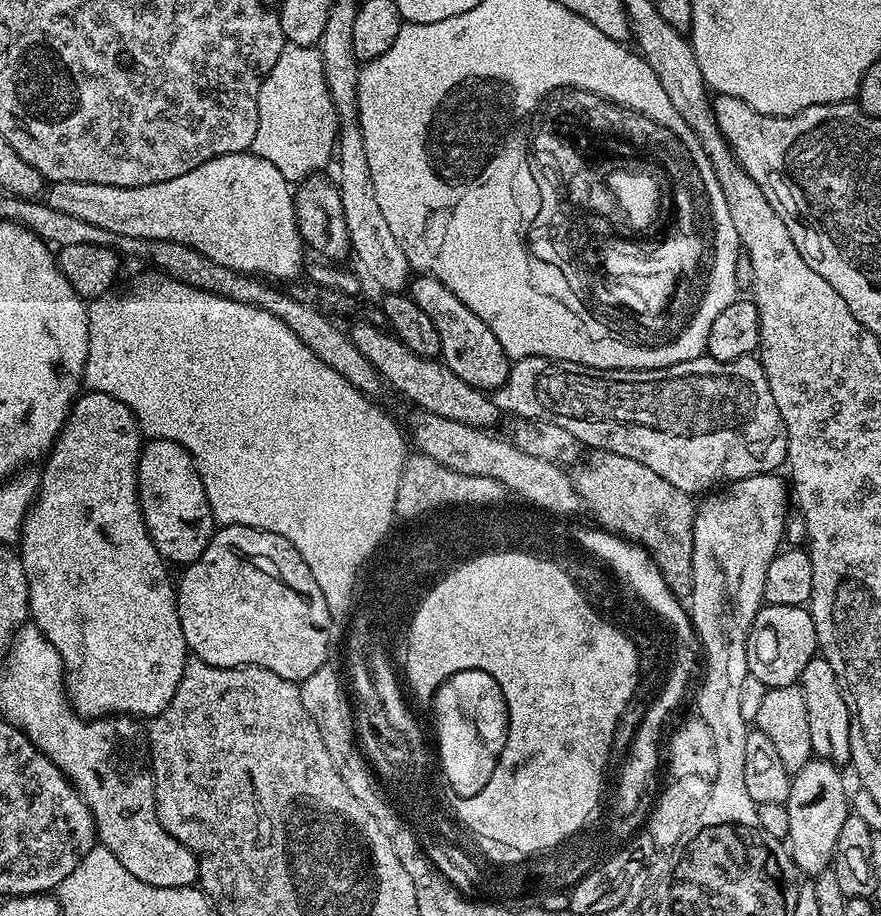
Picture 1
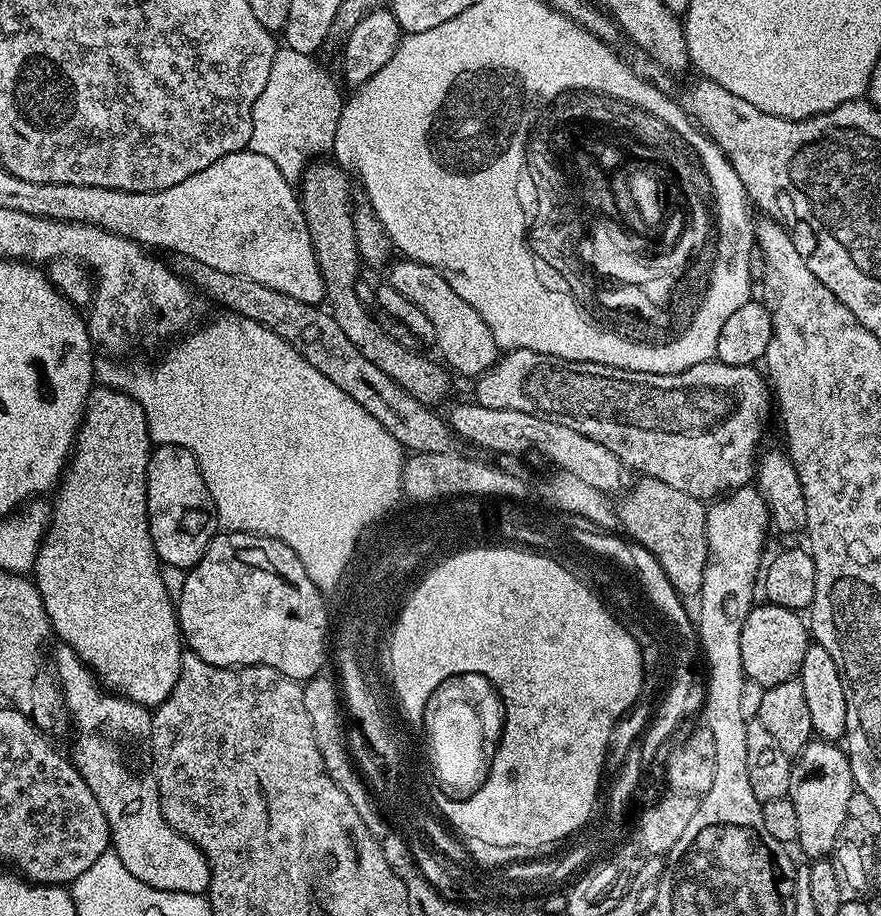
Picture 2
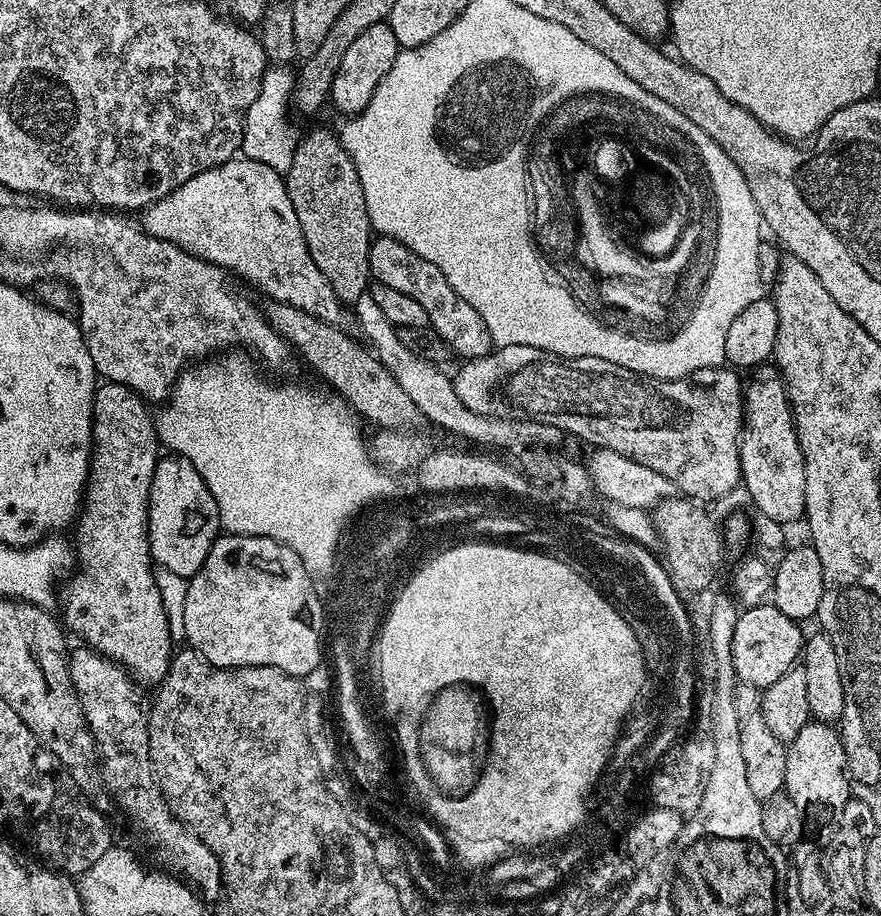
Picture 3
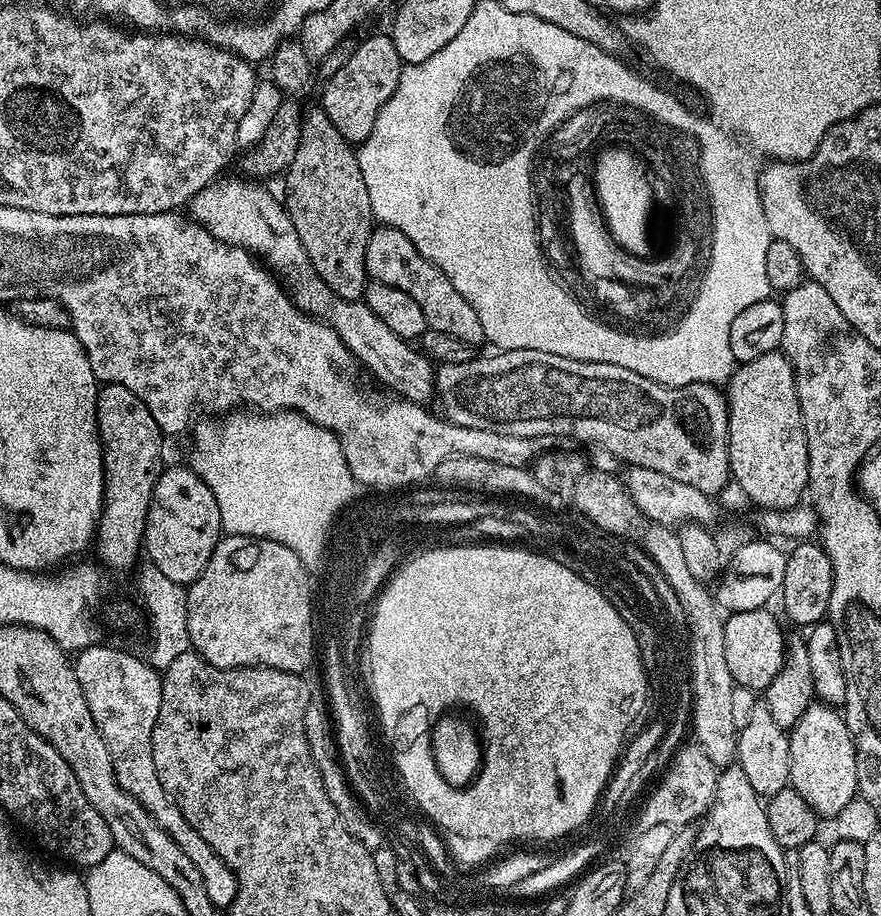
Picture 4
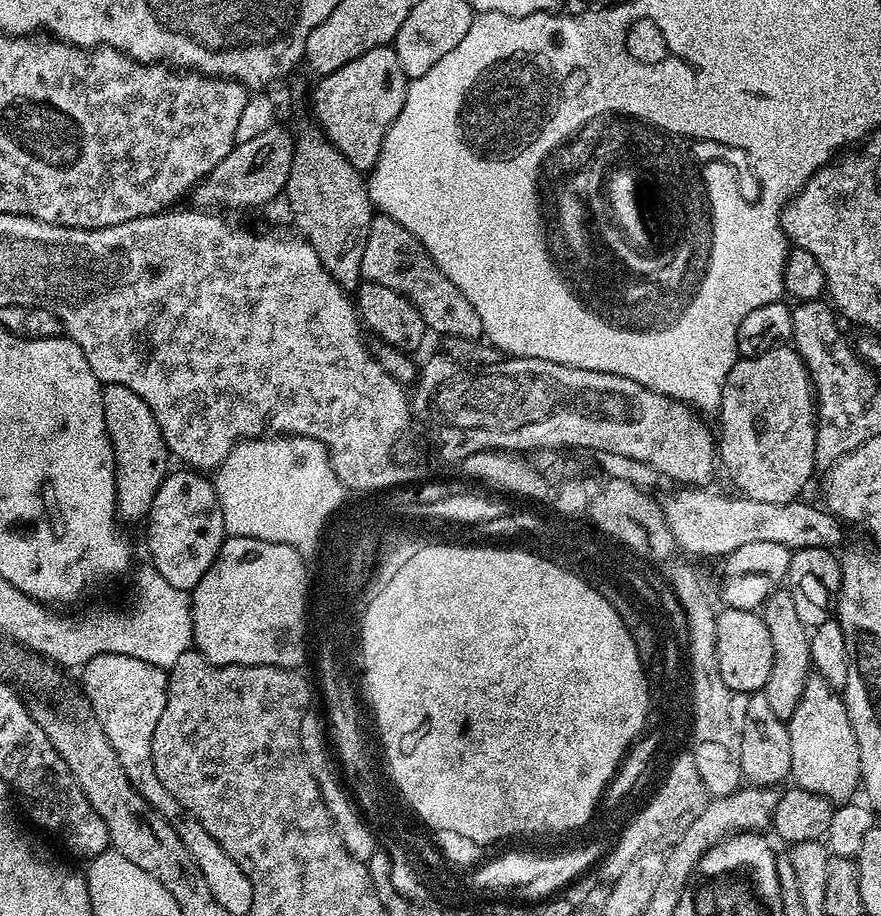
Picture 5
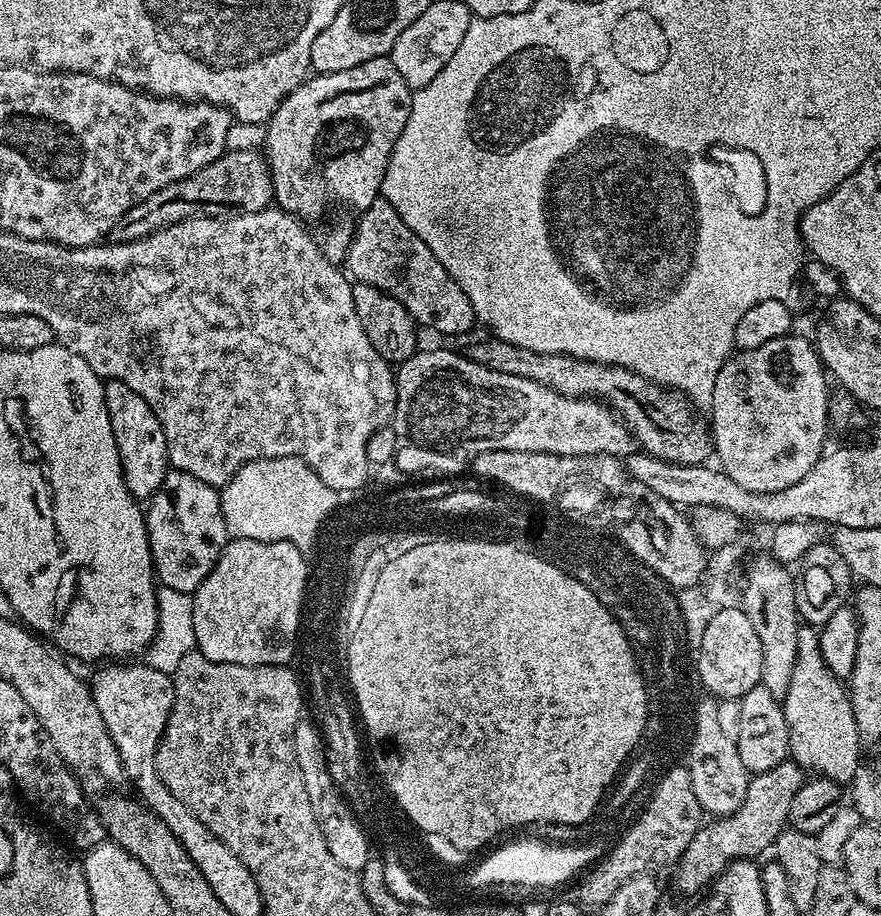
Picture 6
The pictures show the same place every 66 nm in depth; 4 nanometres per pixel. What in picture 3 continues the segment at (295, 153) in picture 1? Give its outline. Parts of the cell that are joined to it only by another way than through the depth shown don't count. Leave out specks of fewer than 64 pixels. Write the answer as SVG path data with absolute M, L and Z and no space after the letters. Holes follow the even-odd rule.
M270 66L264 72L258 97L254 98L244 115L244 134L240 151L245 159L260 161L281 174L286 174L293 165L298 143L298 135L296 136L287 119L288 108L290 112L292 106L292 94L295 92L295 77L288 71L290 70L284 66Z

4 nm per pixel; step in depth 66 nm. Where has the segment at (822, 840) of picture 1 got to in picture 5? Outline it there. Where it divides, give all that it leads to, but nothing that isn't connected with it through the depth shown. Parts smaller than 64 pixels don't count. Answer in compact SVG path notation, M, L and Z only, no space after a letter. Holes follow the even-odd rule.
M809 675L806 686L802 690L802 698L795 708L794 714L787 720L790 734L790 766L791 779L795 787L810 790L814 794L822 794L833 802L848 802L861 787L860 759L858 758L858 742L854 738L854 726L850 722L850 714L844 705L844 697L837 689L822 679L821 676Z

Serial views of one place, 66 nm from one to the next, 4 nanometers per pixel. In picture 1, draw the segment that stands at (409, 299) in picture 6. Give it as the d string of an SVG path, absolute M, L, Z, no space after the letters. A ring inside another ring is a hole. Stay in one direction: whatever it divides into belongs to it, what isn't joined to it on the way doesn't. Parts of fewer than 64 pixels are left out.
M417 275L411 281L410 295L414 302L418 302L418 306L422 306L422 310L426 310L430 322L434 322L438 330L440 356L444 365L454 370L462 382L470 382L470 386L482 392L491 394L501 388L508 377L510 358L504 353L498 338L494 338L494 330L490 330L490 326L486 326L486 322L482 322L482 318L478 318L478 314L474 314L474 310L470 310L462 298L458 298L458 294L446 290L438 278Z

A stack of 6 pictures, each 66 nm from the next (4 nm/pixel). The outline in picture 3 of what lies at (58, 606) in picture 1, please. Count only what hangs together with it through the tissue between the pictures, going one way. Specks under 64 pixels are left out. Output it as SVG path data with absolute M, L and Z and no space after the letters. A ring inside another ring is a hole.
M104 382L97 387L94 394L94 410L92 411L92 462L88 465L88 484L84 487L84 499L82 507L78 513L78 519L74 524L76 532L76 560L80 563L80 569L72 576L64 592L64 616L63 623L69 633L77 632L81 636L83 643L89 648L95 648L106 658L110 658L114 663L121 664L127 670L128 675L141 686L158 686L166 678L166 670L170 666L174 655L174 637L169 632L168 615L164 609L158 576L152 573L154 561L150 542L148 541L148 499L150 498L150 482L156 469L156 461L162 455L162 445L156 438L156 422L153 413L148 413L149 405L143 396L138 395L134 390L130 390L124 384L114 384Z

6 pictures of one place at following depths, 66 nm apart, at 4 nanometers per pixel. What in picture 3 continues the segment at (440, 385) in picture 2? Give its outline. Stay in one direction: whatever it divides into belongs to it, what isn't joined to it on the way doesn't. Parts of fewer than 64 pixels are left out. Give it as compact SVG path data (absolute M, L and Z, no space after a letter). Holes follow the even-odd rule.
M316 128L305 140L303 137L296 145L293 165L286 173L286 183L290 202L294 202L294 214L298 214L298 226L302 226L302 238L306 238L310 258L314 258L314 266L326 274L326 282L334 286L334 294L338 294L345 306L355 305L370 288L368 255L374 239L374 229L368 221L366 198L362 194L362 182L358 182L358 170L344 149L339 135L328 128Z

